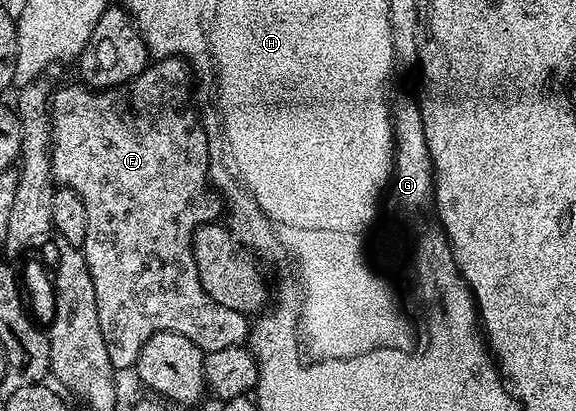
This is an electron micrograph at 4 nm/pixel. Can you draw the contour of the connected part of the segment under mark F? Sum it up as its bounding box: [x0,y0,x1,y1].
[49,56,249,370]

